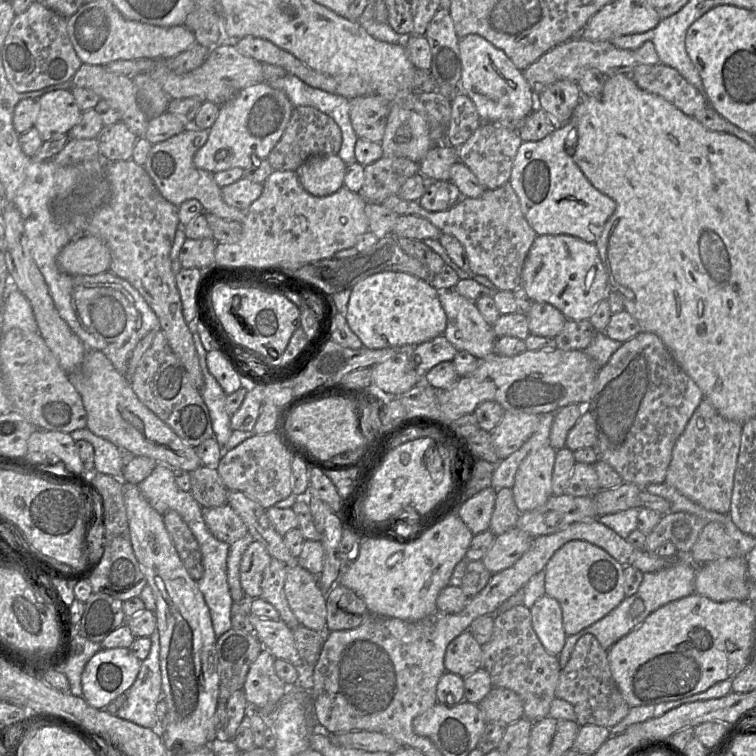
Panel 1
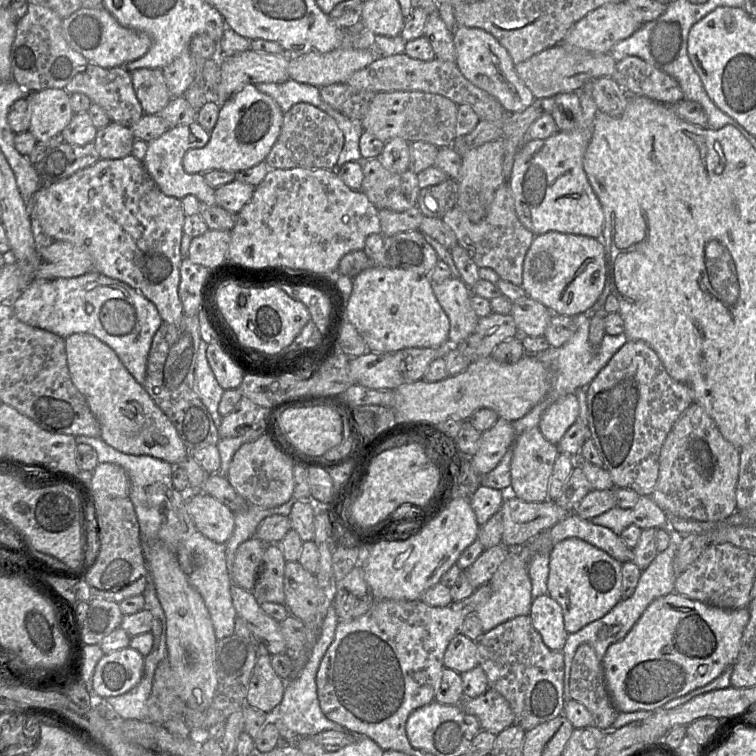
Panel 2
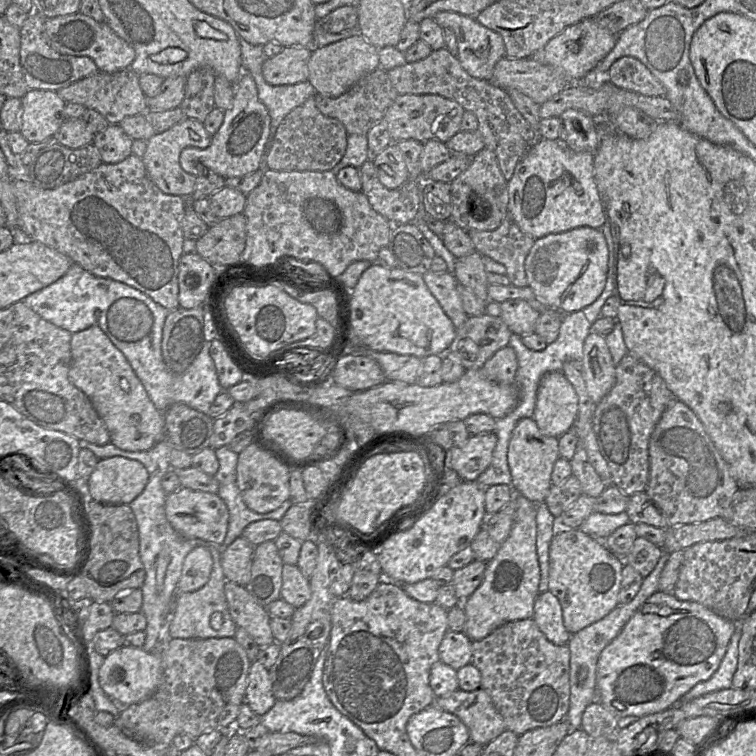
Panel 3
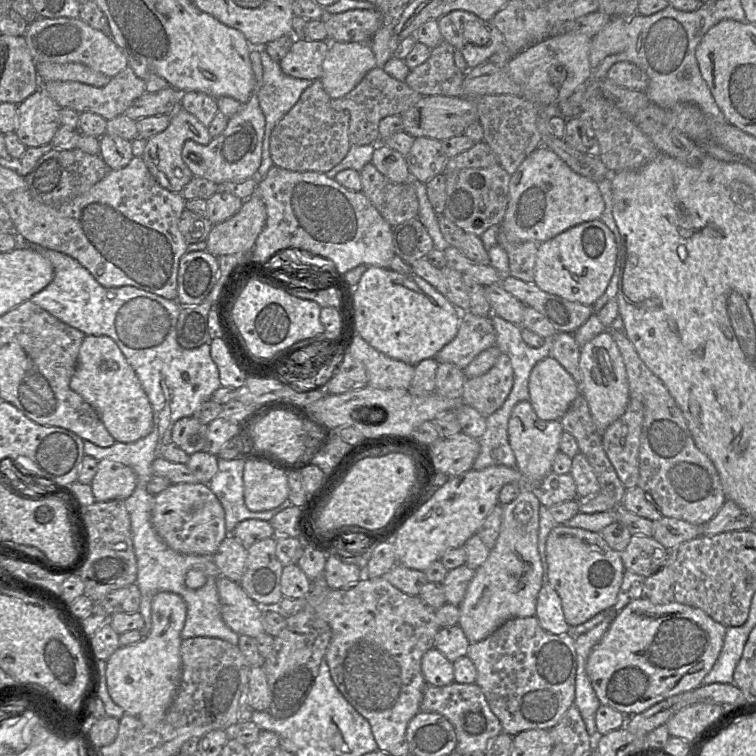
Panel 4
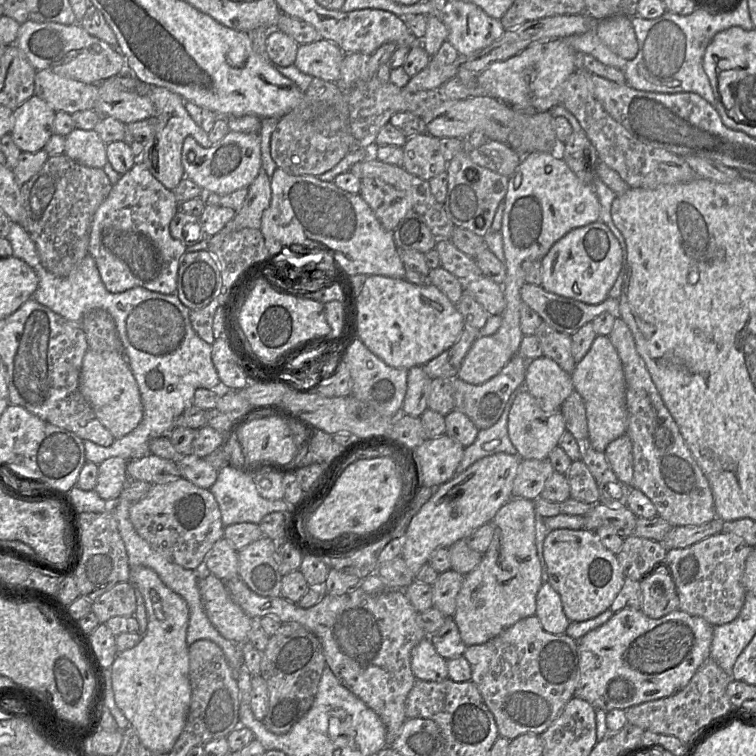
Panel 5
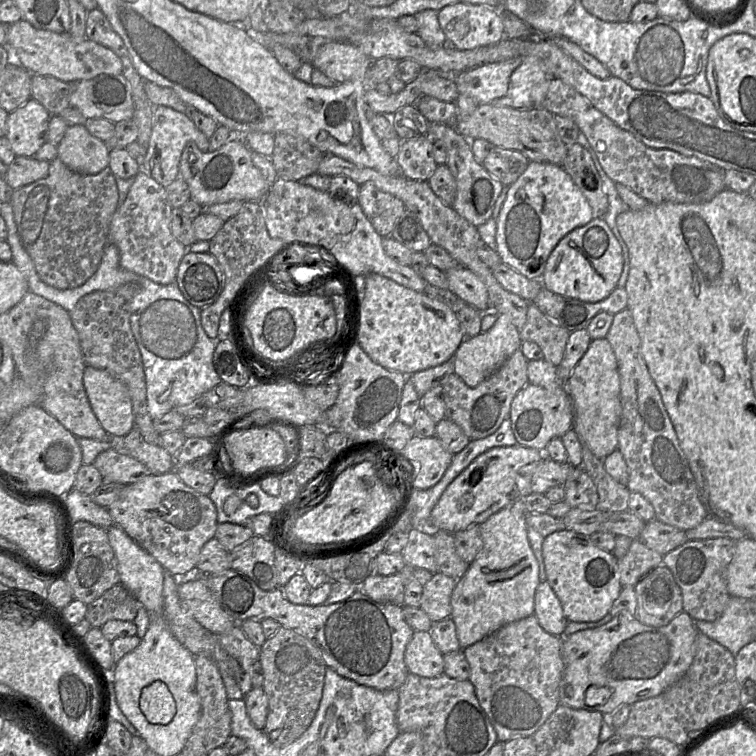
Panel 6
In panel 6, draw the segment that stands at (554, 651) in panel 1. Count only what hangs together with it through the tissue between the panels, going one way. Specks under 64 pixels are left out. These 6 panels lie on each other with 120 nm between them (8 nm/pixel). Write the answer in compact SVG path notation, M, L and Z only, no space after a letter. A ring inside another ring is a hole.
M547 581L540 582L536 589L534 615L547 633L564 637L568 621L558 597Z

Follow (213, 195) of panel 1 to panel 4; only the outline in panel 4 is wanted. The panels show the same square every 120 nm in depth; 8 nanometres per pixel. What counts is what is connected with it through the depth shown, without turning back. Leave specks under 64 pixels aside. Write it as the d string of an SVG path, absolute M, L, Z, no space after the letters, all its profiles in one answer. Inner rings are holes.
M180 106L171 115L169 126L147 140L144 153L141 156L154 179L163 188L171 192L181 192L183 187L194 178L194 174L182 159L182 148L187 140L207 145L212 140L212 137L209 134L208 127L204 126L194 115Z

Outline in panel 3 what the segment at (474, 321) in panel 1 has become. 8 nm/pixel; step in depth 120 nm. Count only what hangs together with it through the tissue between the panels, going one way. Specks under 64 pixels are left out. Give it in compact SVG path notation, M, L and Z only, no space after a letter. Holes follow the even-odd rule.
M429 270L422 277L456 329L460 328L467 320L468 315L463 309L462 300L458 292L458 281L454 273L448 271L436 273Z

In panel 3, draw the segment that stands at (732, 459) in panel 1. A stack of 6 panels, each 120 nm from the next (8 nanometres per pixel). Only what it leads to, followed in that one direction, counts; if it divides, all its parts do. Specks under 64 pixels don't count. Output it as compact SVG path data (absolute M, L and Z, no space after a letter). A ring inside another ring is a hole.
M680 400L664 411L649 440L646 494L670 526L722 518L739 487L696 414Z

